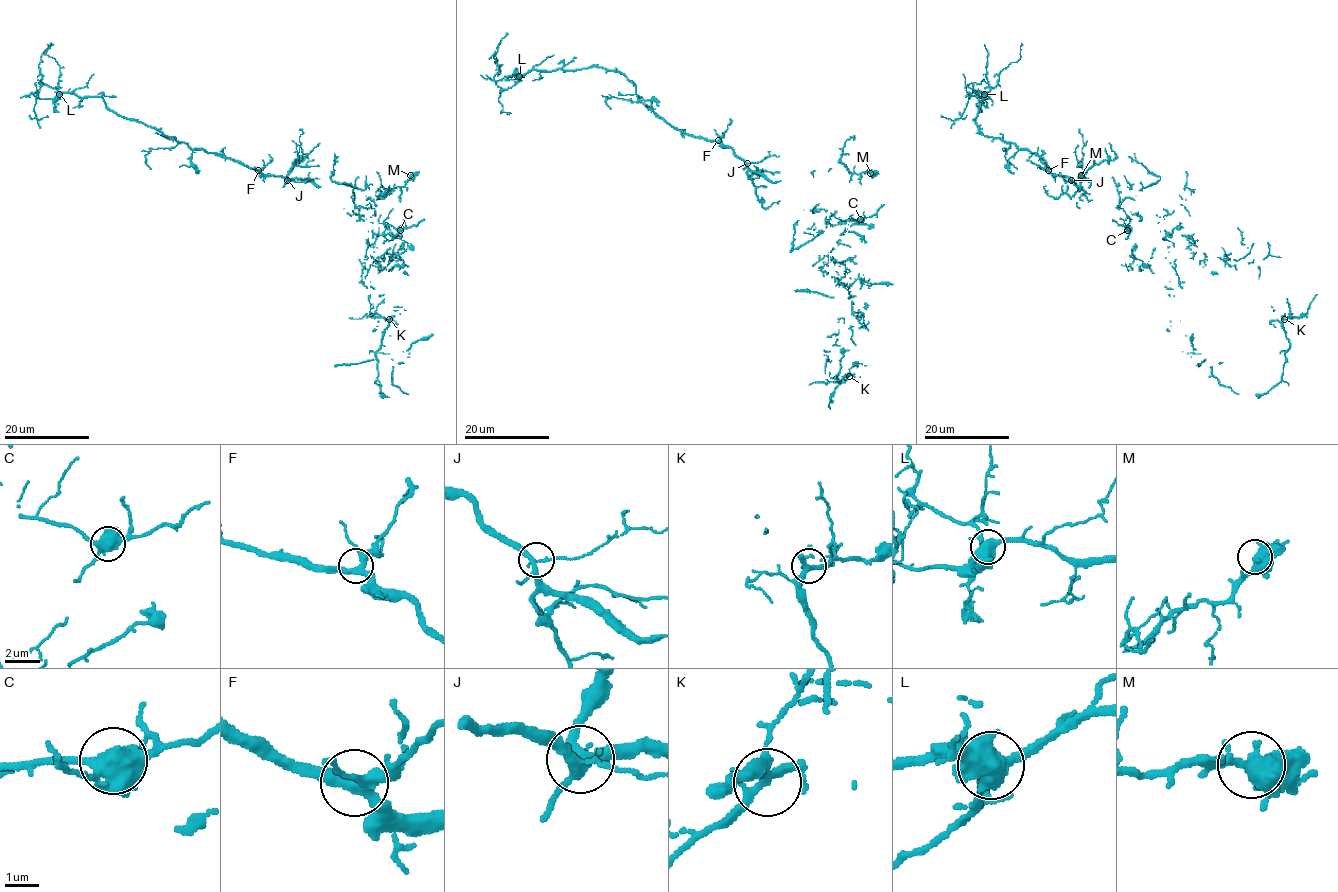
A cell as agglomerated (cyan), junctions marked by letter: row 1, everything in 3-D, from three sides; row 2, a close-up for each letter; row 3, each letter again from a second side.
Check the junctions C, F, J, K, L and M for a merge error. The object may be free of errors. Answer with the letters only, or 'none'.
none

